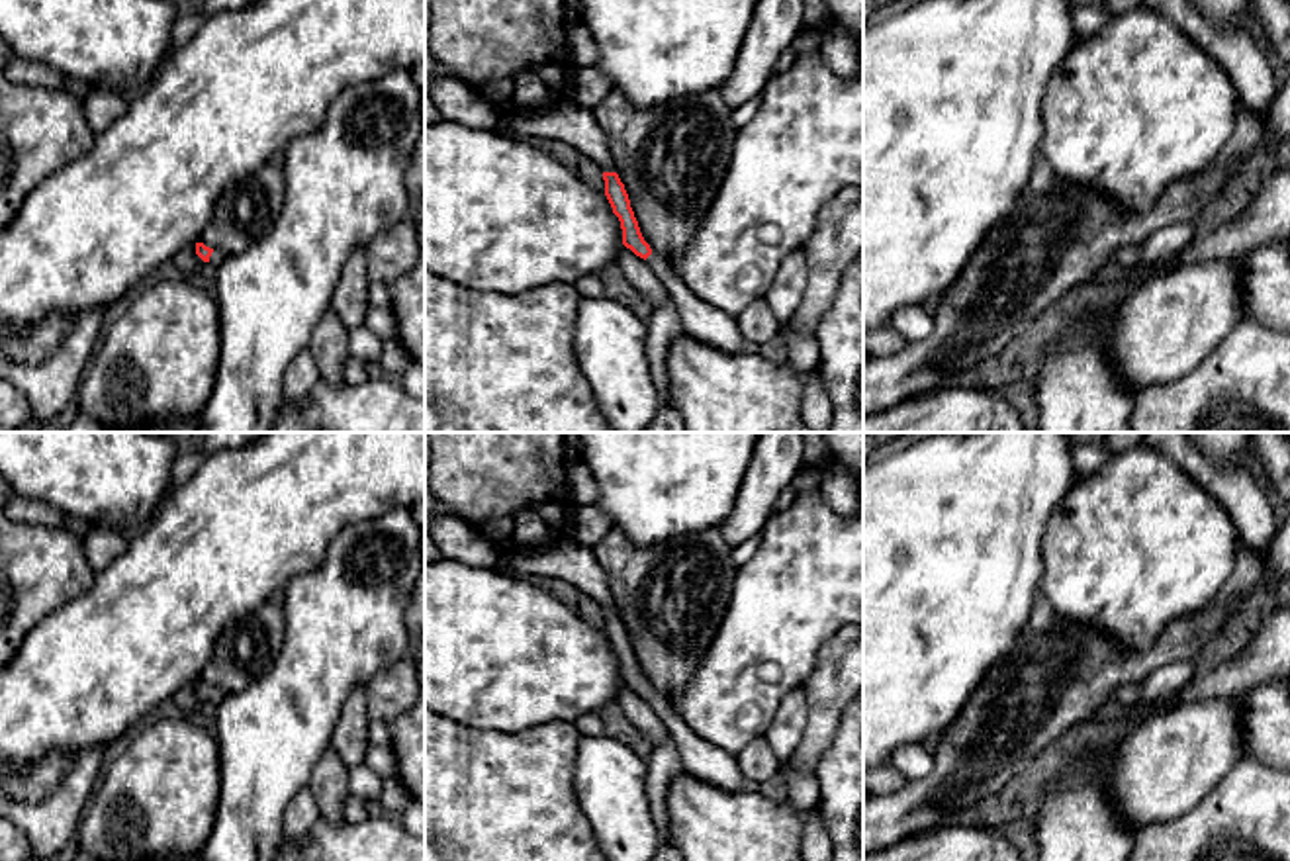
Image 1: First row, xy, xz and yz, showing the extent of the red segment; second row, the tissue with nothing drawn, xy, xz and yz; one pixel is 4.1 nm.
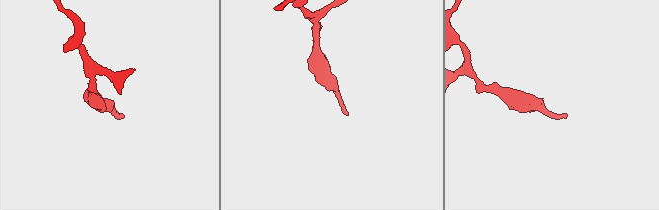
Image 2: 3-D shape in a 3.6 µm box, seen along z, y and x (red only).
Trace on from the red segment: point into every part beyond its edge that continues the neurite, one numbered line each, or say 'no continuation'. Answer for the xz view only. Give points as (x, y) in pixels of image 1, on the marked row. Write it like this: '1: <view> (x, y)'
1: xz (705, 323)

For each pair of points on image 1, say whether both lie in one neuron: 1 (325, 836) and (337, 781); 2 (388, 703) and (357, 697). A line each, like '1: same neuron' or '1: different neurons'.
1: different neurons
2: different neurons

